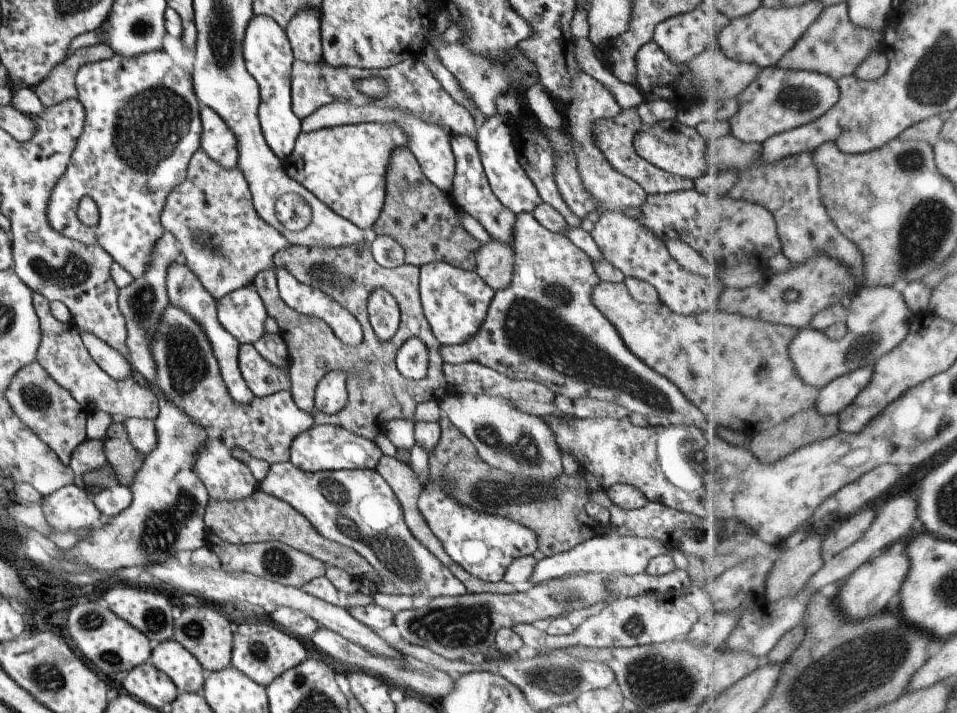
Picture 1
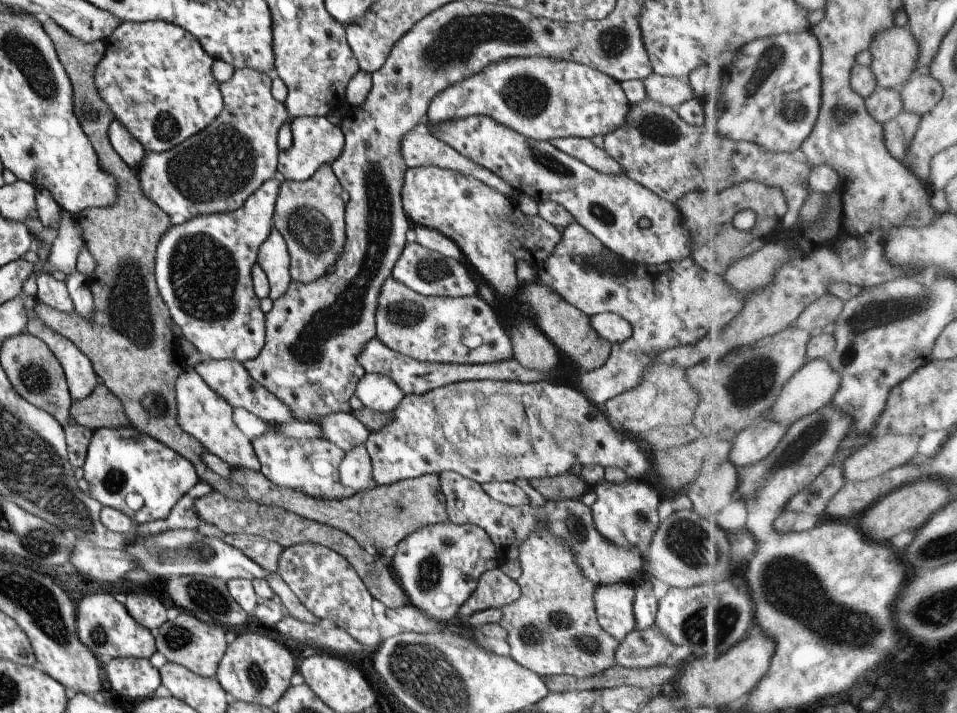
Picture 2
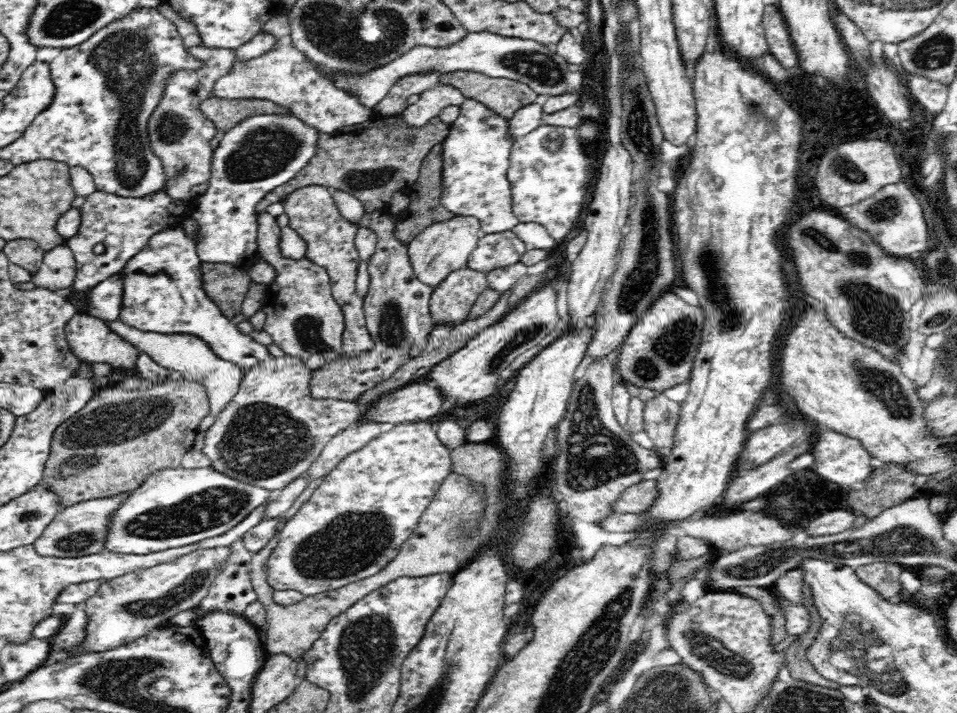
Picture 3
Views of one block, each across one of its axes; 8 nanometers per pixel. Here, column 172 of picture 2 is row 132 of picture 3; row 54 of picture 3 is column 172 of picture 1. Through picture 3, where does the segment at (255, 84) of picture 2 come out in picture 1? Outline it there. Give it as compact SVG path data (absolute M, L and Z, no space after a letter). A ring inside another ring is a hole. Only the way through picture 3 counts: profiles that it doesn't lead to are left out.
M200 147L189 160L185 179L179 184L176 196L168 200L161 213L162 226L174 235L185 263L216 300L234 290L250 285L260 271L269 270L276 251L291 245L280 231L264 222L253 205L249 184L244 173L236 167L224 168Z

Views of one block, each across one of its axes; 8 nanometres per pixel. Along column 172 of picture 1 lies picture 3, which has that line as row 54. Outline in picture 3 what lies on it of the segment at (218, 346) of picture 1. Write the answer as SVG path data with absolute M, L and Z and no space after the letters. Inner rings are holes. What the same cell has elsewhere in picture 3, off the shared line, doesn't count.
M285 12L272 17L262 26L262 31L276 37L276 48L252 60L237 60L222 78L214 82L212 96L223 99L271 100L289 108L298 118L316 127L320 132L328 134L342 126L367 122L370 115L375 114L373 109L357 102L352 94L328 81L328 77L324 77L314 67L314 63L293 46Z

